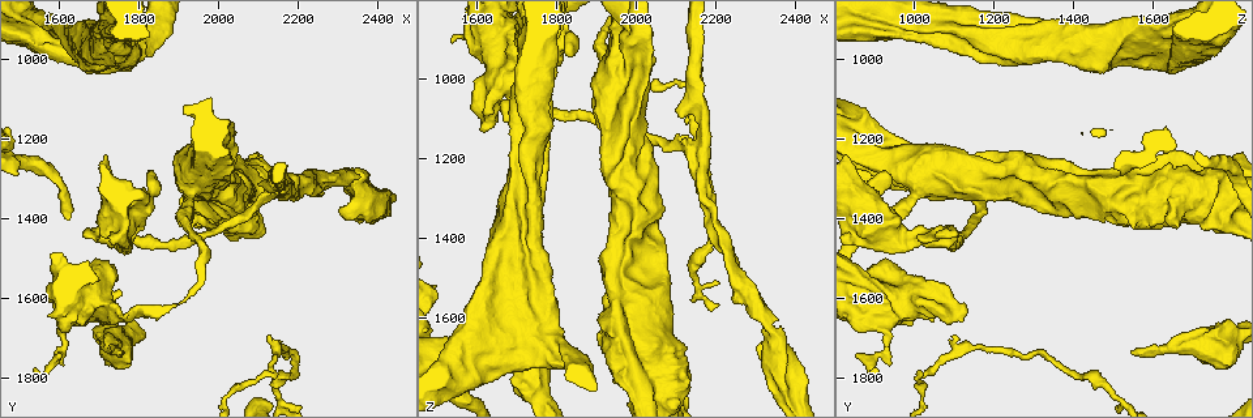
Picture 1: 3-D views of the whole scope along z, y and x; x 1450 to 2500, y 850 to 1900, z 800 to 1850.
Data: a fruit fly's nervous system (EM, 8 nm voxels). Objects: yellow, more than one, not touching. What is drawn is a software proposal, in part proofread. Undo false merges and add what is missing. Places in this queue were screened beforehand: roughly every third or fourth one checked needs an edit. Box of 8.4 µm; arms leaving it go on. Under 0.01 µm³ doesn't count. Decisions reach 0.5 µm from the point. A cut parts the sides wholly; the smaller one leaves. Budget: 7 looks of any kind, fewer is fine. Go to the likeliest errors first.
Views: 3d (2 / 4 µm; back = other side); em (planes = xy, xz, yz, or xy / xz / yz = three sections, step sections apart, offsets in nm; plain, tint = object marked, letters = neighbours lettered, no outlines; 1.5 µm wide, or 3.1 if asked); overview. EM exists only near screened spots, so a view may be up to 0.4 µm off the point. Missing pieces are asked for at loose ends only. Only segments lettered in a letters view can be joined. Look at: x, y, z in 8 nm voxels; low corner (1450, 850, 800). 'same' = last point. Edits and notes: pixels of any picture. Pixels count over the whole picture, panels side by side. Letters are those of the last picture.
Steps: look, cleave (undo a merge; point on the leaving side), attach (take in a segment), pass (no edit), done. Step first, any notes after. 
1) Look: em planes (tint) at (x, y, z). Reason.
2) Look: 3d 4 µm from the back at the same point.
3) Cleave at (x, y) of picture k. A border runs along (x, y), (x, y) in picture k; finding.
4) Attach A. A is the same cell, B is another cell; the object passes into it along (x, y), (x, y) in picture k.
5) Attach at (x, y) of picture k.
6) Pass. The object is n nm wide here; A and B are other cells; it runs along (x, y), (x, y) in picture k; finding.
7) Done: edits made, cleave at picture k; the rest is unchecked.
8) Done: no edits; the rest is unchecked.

Look: 3d 4 µm at (1755, 1730, 1545). Free end.

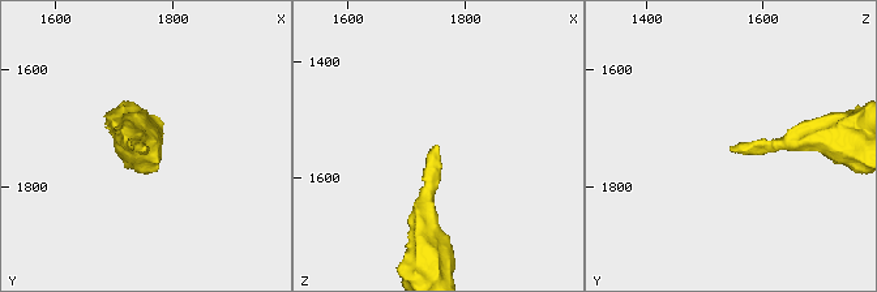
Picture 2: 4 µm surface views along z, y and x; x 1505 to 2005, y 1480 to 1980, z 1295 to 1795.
Look: em planes (letters) at (1750, 1725, 1545). Shape alone is not enough.

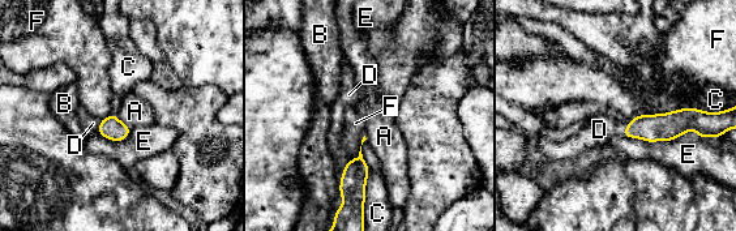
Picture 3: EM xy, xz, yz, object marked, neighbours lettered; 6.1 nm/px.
Attach D. The longest contact is with E, 500 nm; D is the same cell, A, B, C, E and F are other cells; the neuron continues.

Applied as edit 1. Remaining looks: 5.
Look: overview. Redraw.

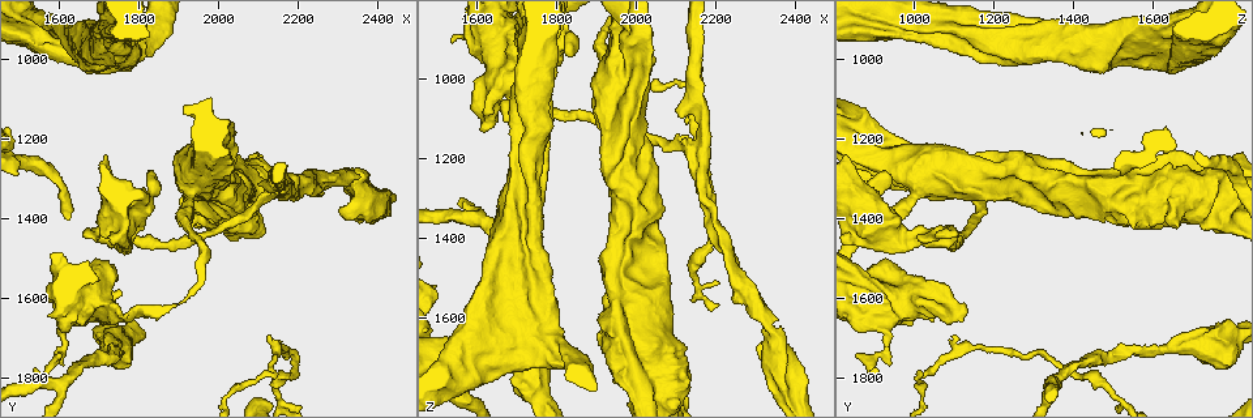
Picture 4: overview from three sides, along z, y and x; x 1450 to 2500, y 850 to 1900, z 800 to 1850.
Look: em yz step 4 (tint) at (2110, 1785, 1010). Abrupt turn.

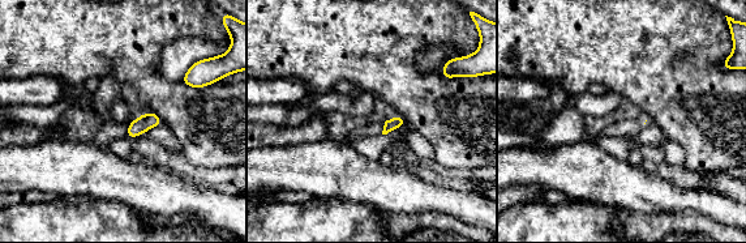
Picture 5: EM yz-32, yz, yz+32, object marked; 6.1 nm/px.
Look: em planes (letters) at the same point.

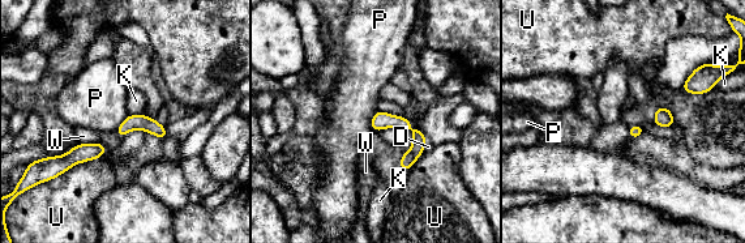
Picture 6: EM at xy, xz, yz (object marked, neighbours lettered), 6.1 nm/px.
Pass. D, K, P, U and W are other cells; a border runs along (377, 110), (371, 120), (372, 131) in picture 6; one neuron here.

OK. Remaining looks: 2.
Look: em xy step 8 (letters) at (1545, 1775, 895). Thin end.

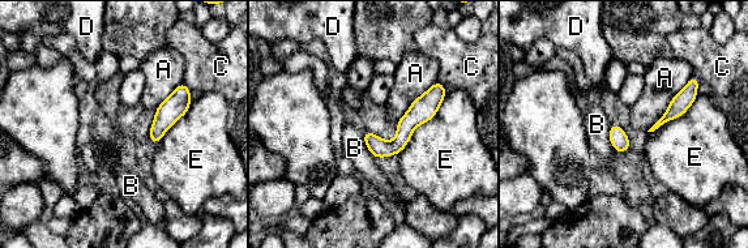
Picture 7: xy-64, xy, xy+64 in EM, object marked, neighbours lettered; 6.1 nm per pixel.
Look: em planes (letters) at the same point.

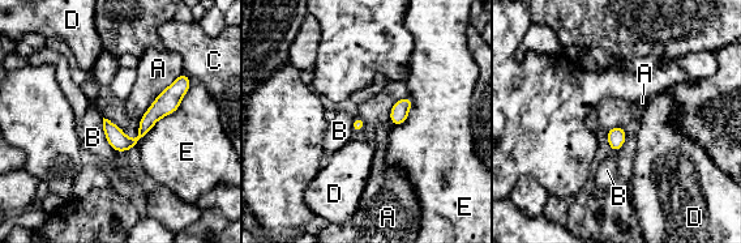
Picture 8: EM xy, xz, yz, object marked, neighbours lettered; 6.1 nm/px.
Pass. The object is 80 nm wide here; A, B, C, D and E are other cells; no lettered segment goes on from it.

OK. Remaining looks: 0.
Done: edits made, attach at picture 3; the rest is unchecked.

